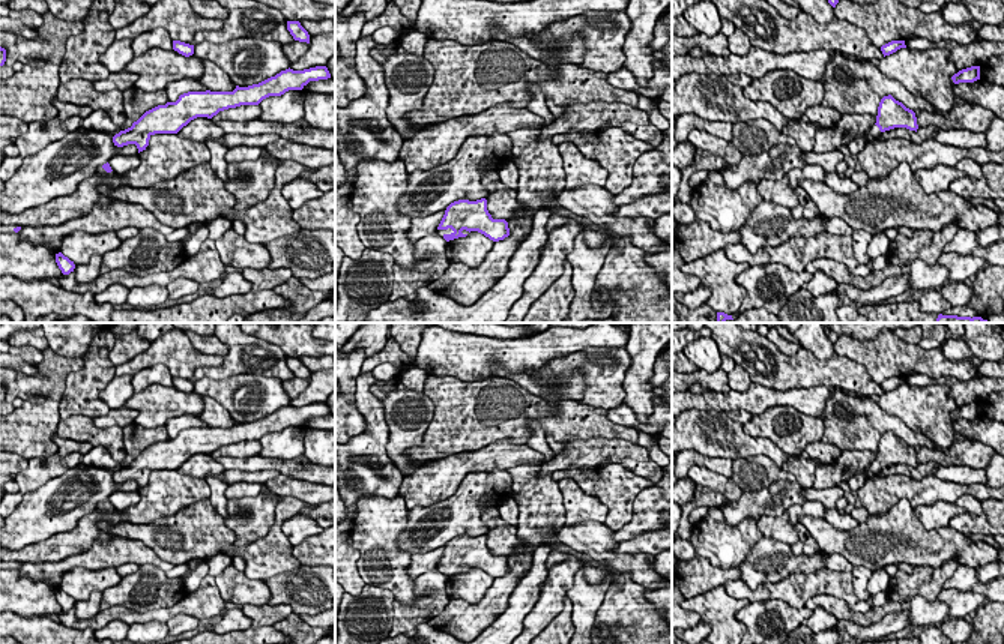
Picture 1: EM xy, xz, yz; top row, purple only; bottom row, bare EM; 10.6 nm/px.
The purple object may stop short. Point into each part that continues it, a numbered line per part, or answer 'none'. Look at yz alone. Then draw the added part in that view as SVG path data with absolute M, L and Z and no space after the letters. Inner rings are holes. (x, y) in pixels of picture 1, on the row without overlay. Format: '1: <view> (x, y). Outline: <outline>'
1: yz (857, 481). Outline: M876 461L872 462L872 465L867 468L866 473L857 473L854 474L849 480L848 485L851 488L851 491L858 491L860 488L863 488L863 485L866 483L866 479L869 474L876 474L878 471L881 471L881 467Z

